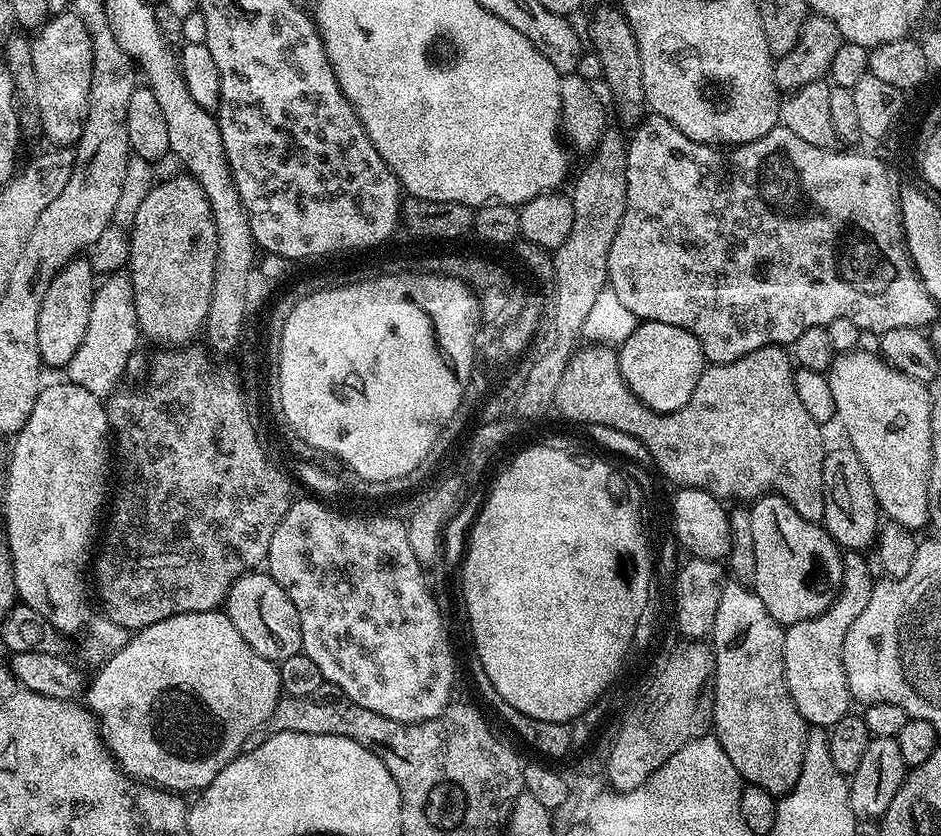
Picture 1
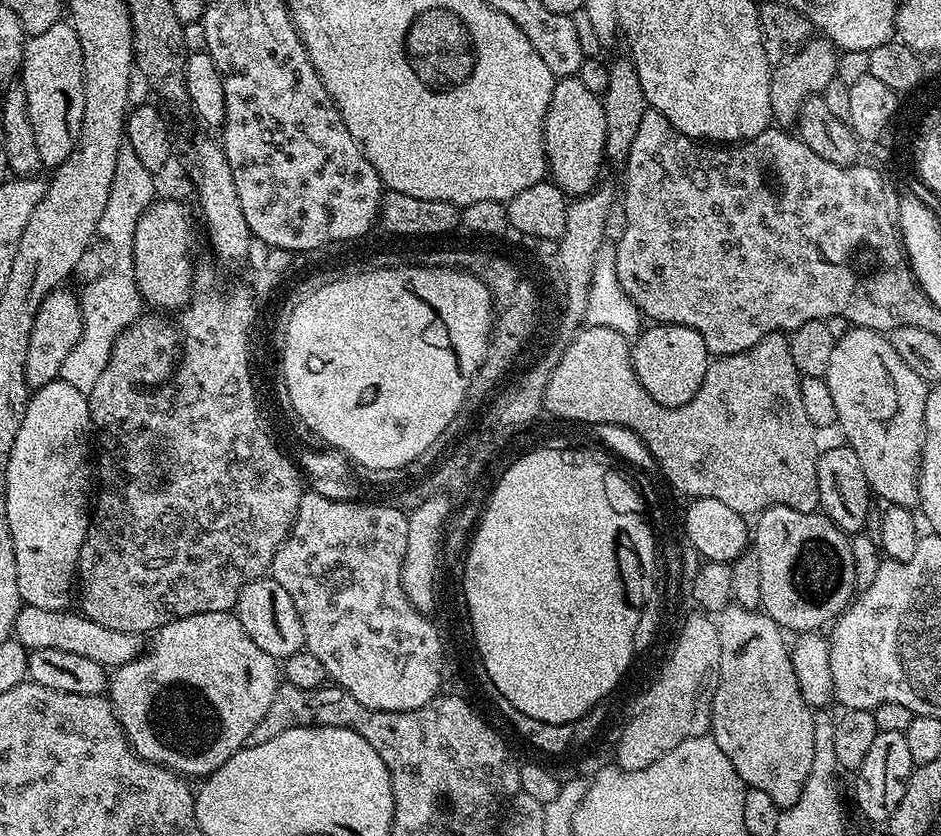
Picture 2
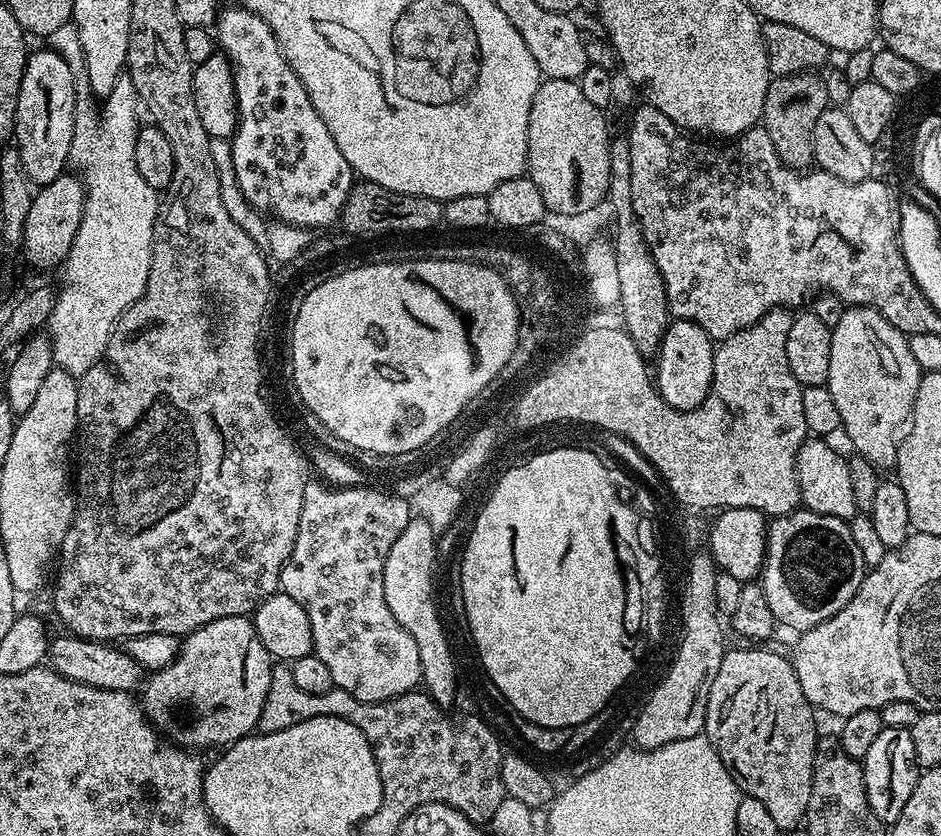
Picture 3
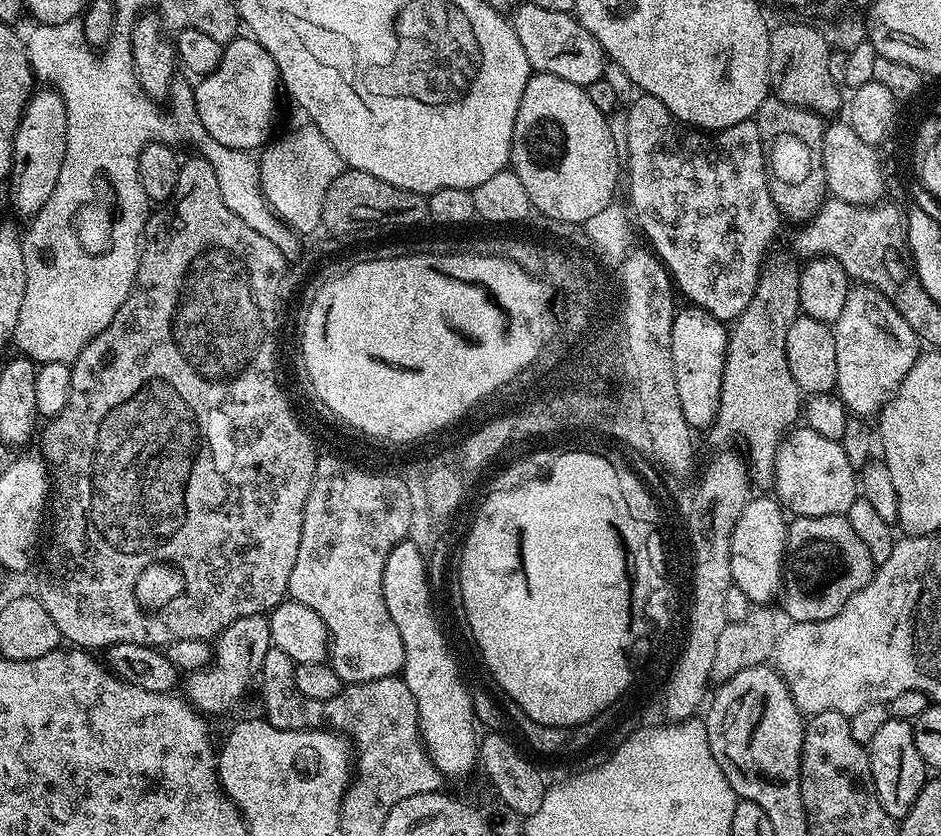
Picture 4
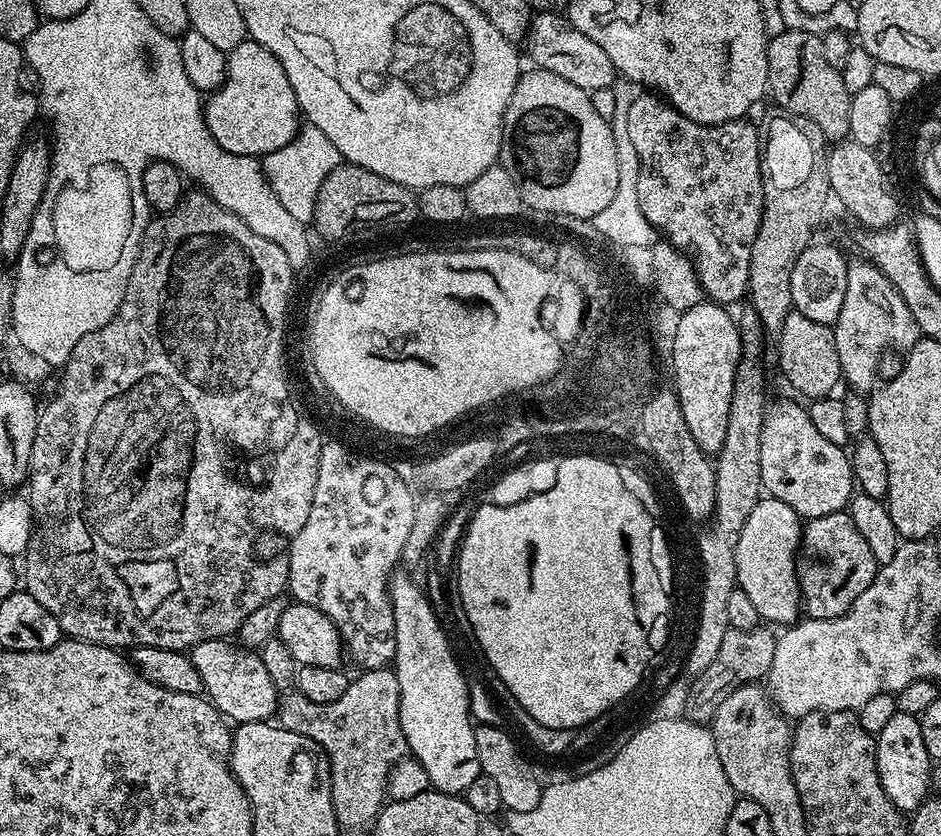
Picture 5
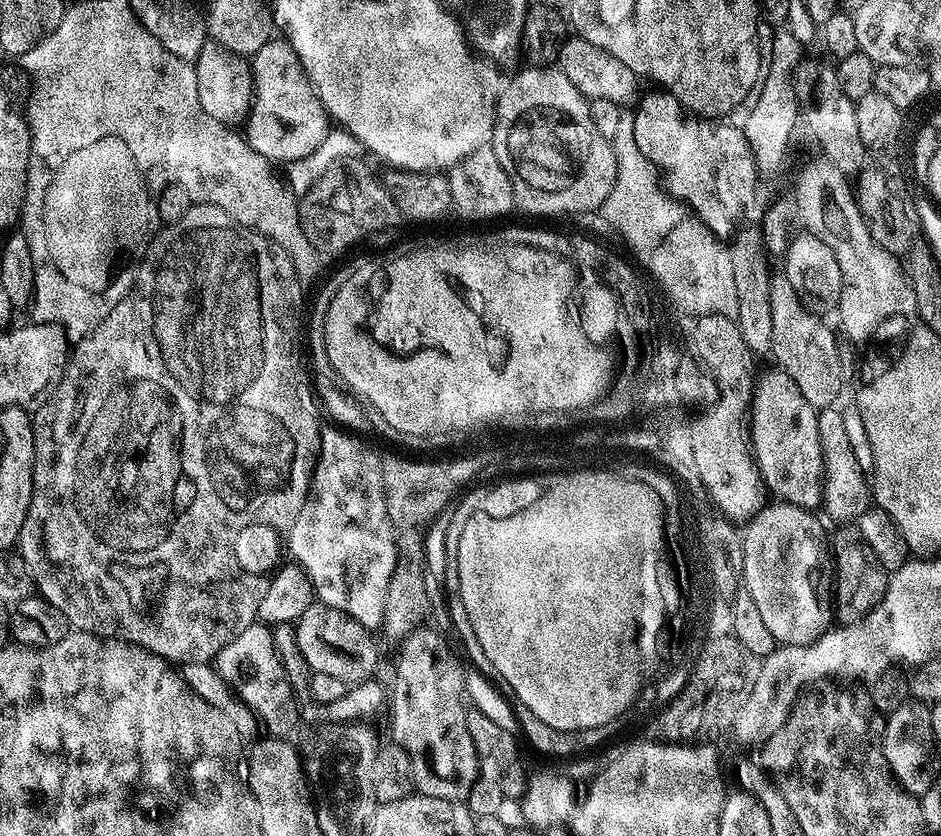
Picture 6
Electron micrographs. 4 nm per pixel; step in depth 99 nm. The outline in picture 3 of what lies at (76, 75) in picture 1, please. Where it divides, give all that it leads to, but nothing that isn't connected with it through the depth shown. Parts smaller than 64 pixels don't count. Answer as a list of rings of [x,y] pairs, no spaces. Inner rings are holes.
[[[51,47],[34,51],[27,57],[18,91],[14,147],[20,152],[24,173],[33,185],[43,186],[65,175],[70,164],[76,121],[78,78],[68,63]]]

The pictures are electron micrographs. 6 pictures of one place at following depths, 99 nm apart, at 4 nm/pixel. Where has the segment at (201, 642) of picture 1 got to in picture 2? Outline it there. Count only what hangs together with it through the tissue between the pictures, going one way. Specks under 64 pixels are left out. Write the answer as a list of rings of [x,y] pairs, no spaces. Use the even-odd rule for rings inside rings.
[[[207,612],[206,614],[194,614],[181,620],[175,620],[167,624],[165,628],[159,629],[151,637],[150,647],[144,655],[111,673],[106,696],[107,699],[111,700],[112,711],[116,713],[124,736],[136,755],[141,756],[143,760],[149,760],[151,764],[157,764],[172,772],[177,772],[185,778],[193,778],[192,776],[206,778],[214,770],[218,770],[218,766],[225,764],[238,749],[247,745],[250,730],[254,730],[254,726],[258,726],[258,722],[262,722],[262,718],[266,718],[266,710],[270,710],[270,702],[281,682],[282,672],[278,667],[276,657],[266,654],[266,650],[262,650],[262,646],[258,646],[258,642],[254,642],[254,638],[250,638],[250,634],[246,634],[246,630],[238,617],[232,612]]]

